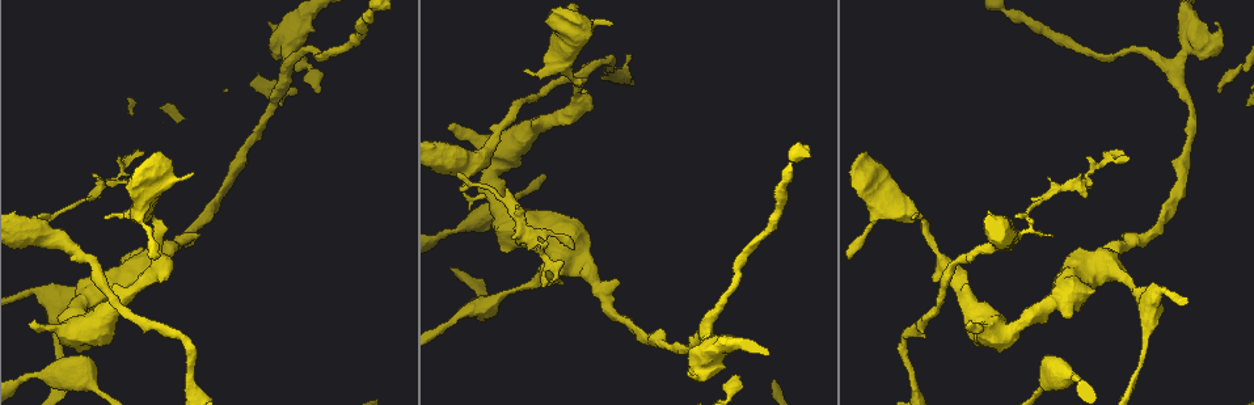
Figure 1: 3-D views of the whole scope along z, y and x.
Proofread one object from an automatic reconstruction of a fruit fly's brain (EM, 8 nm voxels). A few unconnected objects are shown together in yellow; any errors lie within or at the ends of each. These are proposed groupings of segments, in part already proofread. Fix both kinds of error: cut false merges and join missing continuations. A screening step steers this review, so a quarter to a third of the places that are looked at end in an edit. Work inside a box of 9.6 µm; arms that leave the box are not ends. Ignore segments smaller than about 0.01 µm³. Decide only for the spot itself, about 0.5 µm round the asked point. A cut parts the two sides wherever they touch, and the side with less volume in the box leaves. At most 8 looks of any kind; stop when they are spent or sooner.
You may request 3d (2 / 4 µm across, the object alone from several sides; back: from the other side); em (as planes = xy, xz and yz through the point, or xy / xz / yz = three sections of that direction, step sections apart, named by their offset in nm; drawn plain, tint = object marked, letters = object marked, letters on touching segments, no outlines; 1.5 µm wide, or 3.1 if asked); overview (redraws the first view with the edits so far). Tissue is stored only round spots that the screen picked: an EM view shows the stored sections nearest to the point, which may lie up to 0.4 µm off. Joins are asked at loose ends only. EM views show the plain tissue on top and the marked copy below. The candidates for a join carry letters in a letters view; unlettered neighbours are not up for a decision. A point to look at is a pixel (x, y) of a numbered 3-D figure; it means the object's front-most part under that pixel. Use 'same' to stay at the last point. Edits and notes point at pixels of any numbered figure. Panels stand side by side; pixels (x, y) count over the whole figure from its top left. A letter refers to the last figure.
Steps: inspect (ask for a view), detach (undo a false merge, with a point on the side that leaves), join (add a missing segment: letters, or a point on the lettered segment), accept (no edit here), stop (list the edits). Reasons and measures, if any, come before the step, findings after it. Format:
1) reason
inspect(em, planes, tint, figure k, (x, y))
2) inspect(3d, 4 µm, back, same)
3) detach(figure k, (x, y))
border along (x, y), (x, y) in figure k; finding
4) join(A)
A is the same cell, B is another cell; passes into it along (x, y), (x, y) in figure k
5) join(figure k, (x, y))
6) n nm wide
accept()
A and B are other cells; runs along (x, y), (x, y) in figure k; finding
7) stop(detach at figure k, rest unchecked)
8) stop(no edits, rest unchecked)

thick turns thin
inspect(em, planes, tint, figure 1, (95, 392))

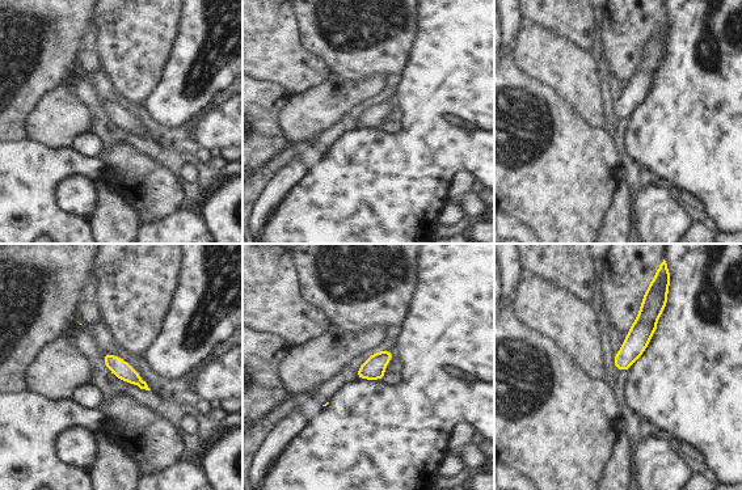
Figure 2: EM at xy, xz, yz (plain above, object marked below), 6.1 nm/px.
inspect(em, planes, letters, same)

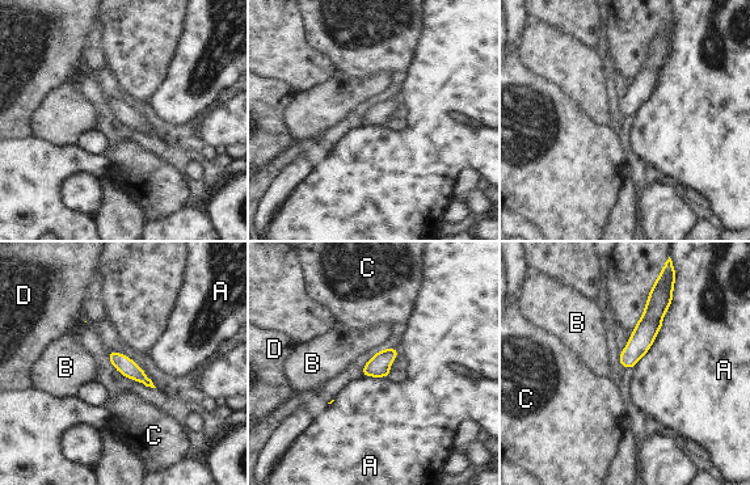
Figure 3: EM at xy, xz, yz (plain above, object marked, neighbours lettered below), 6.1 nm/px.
accept()
A, B, C and D are other cells; runs along (661, 300), (624, 365) in figure 3; continuous, no second cell

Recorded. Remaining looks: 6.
branch point
inspect(3d, 2 µm, figure 1, (1077, 186))

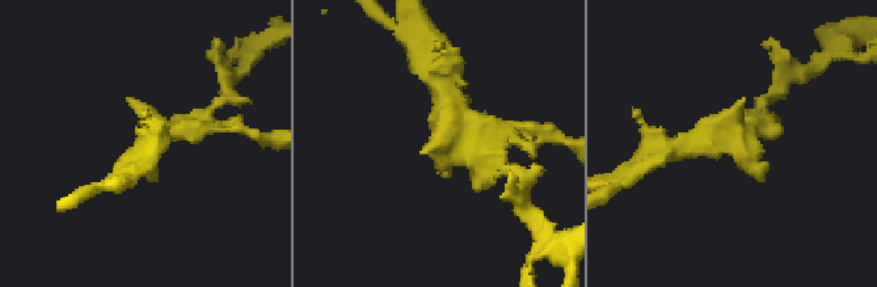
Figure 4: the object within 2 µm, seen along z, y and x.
inspect(em, planes, letters, figure 4, (457, 132))

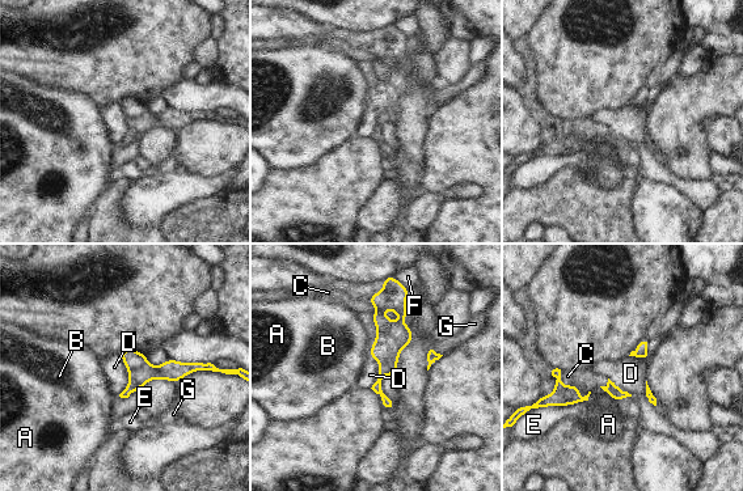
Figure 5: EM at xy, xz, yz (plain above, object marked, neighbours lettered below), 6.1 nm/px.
D touches over 260 nm
accept()
A, B, C, D, E, F and G are other cells; runs along (404, 292), (379, 380), (387, 406) in figure 5; all the same cell

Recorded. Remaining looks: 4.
branch stops here
inspect(em, xy, step 4, tint, figure 1, (523, 69))

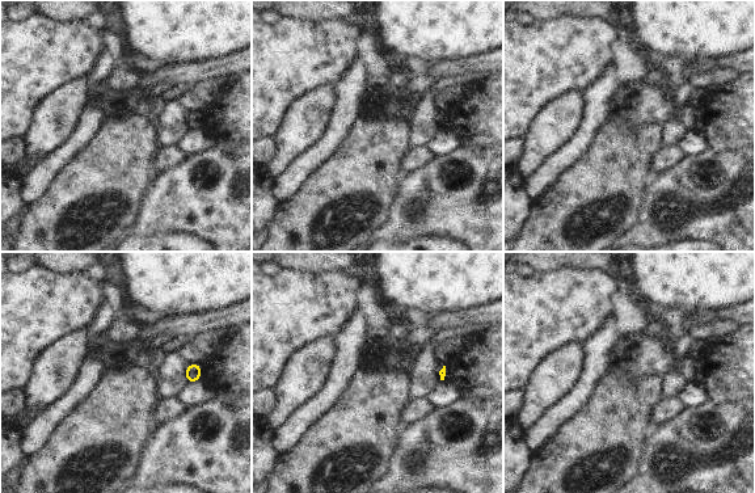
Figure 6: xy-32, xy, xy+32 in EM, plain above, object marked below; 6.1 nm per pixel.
another direction
inspect(em, planes, letters, same)

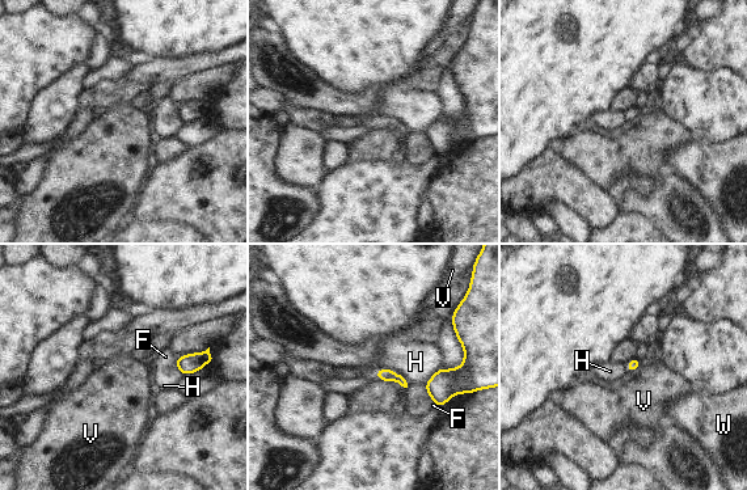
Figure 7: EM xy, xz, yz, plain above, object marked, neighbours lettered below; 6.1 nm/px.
accept()
F, H, V and W are other cells; border along (442, 366), (425, 384), (431, 401) in figure 7; none of them fits

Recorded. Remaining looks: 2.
stop(no edits, rest unchecked)

